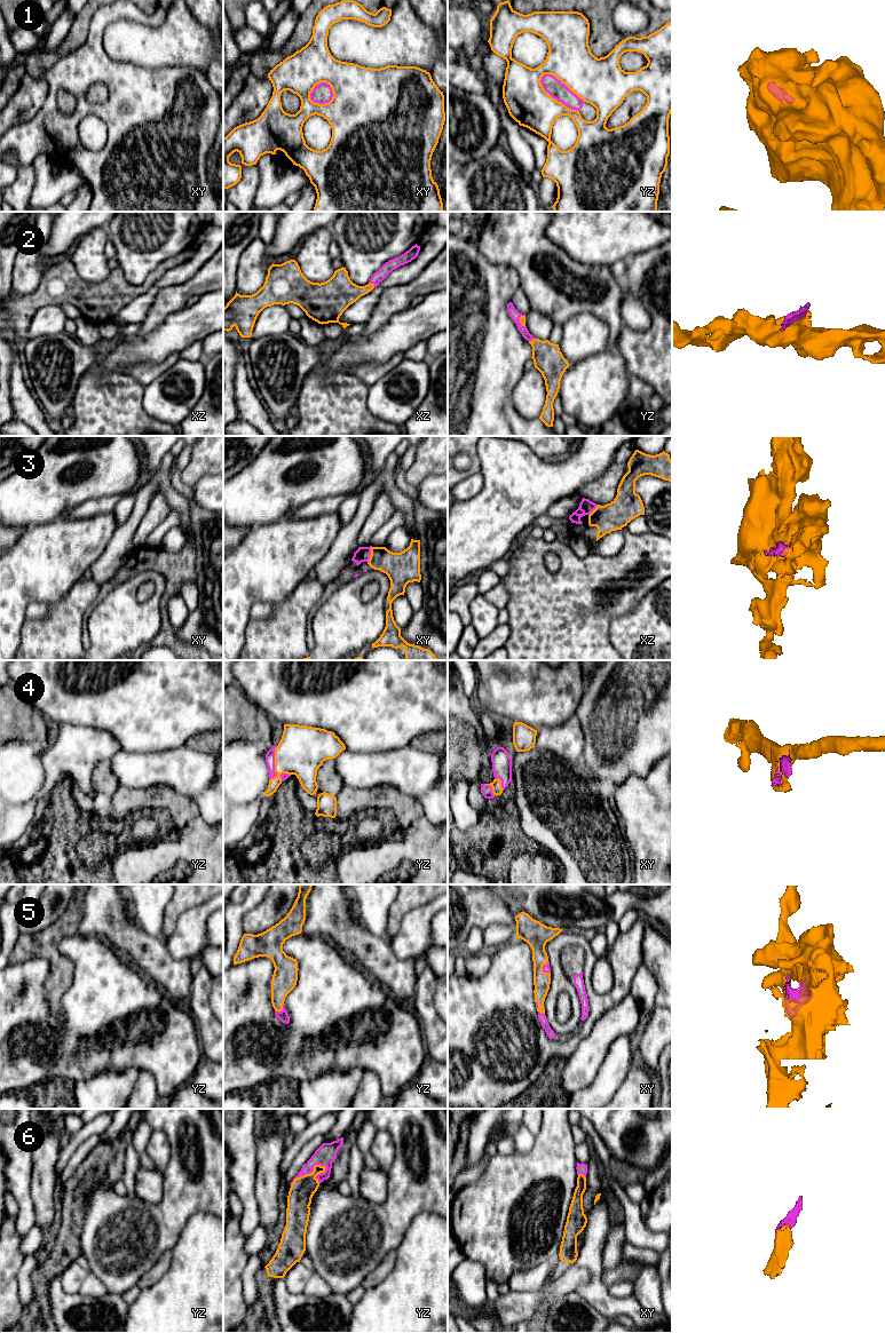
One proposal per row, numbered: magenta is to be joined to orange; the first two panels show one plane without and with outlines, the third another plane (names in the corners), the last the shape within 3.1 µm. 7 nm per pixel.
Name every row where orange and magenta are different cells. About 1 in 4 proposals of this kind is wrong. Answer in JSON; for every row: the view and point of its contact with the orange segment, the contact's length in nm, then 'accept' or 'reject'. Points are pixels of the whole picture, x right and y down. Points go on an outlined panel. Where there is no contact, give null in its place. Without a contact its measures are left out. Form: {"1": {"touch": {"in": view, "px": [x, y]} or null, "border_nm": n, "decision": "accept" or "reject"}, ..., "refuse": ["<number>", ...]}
{"1": {"touch": {"in": "yz", "px": [552, 97]}, "border_nm": 360, "decision": "reject"}, "2": {"touch": {"in": "xz", "px": [372, 284]}, "border_nm": 60, "decision": "accept"}, "3": {"touch": {"in": "xy", "px": [371, 554]}, "border_nm": 120, "decision": "accept"}, "4": {"touch": {"in": "yz", "px": [275, 763]}, "border_nm": 260, "decision": "accept"}, "5": {"touch": {"in": "yz", "px": [282, 1009]}, "border_nm": 80, "decision": "accept"}, "6": {"touch": {"in": "yz", "px": [310, 1173]}, "border_nm": 280, "decision": "accept"}, "refuse": ["1"]}

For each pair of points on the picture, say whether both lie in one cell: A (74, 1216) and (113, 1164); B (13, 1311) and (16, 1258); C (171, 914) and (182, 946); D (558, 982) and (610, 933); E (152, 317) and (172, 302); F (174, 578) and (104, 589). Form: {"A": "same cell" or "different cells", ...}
{"A": "same cell", "B": "same cell", "C": "different cells", "D": "different cells", "E": "same cell", "F": "same cell"}

